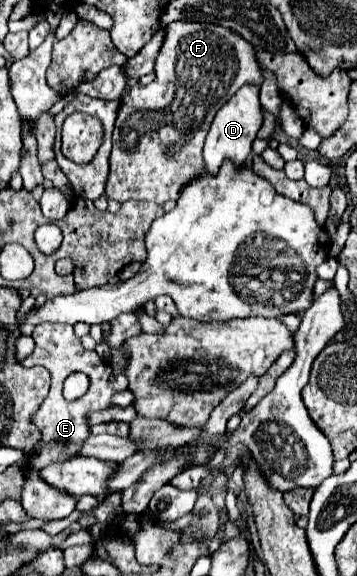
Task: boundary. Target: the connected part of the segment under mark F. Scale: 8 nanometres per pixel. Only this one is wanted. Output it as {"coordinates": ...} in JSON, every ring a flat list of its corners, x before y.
{"coordinates":[[177,21,177,23,169,23,165,29,165,43,161,47,161,55,157,57,157,65,155,65,155,81,149,83,147,87,139,87,137,83,133,87,129,87,121,99,121,107,119,107,119,115,115,121,115,131,113,131,113,151,109,157,109,177,105,183,105,195,109,199,115,199,119,203,125,203,127,199,139,199,139,201,155,201,157,205,163,205,169,199,177,199,181,187,203,173,203,143,205,143,205,135,209,131,209,123,213,121,213,115,227,103,227,99,231,99,231,95,235,95,235,91,245,85,245,83,263,83,261,71,257,67,257,59,255,59,255,49,239,35,233,35,229,29,213,25,213,23,195,23,195,21]]}

